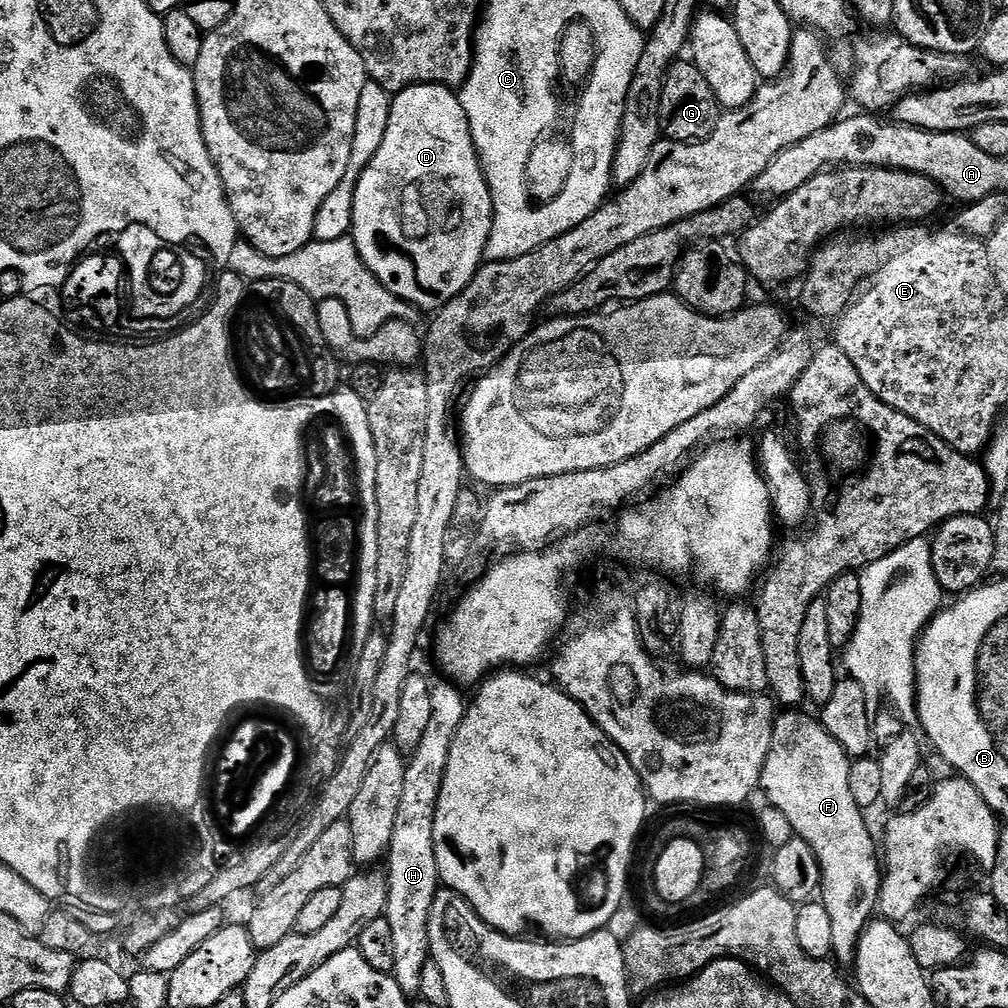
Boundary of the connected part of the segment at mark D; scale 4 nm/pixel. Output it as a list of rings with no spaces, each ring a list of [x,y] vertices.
[[[415,84],[393,95],[390,126],[386,126],[386,138],[382,142],[382,150],[374,154],[374,162],[366,166],[356,187],[354,214],[350,227],[352,227],[350,238],[356,244],[364,265],[376,275],[378,282],[382,282],[382,286],[386,286],[386,290],[390,290],[390,294],[414,305],[417,310],[424,311],[425,308],[428,314],[435,313],[445,304],[449,304],[458,294],[462,294],[462,290],[466,290],[466,286],[472,281],[476,271],[480,269],[480,265],[485,263],[484,251],[492,233],[492,195],[488,189],[488,179],[484,177],[484,168],[480,164],[476,147],[472,141],[466,110],[462,110],[460,97],[453,89],[446,88],[442,84]]]

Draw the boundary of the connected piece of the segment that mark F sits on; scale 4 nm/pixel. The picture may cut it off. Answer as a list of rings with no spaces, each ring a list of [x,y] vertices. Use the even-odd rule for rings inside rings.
[[[784,710],[777,715],[776,722],[772,725],[772,741],[760,775],[759,787],[762,792],[764,788],[768,795],[767,803],[786,814],[786,822],[790,822],[793,833],[806,841],[810,850],[814,850],[820,862],[822,903],[830,913],[830,930],[834,934],[832,956],[841,965],[851,965],[856,959],[860,937],[864,935],[864,929],[872,923],[874,913],[880,907],[880,892],[884,884],[882,856],[879,851],[876,853],[878,840],[872,837],[872,832],[860,813],[862,805],[854,802],[854,794],[850,794],[853,761],[842,750],[842,746],[838,746],[838,742],[830,738],[830,734],[815,715],[807,716],[800,711],[804,710]]]

